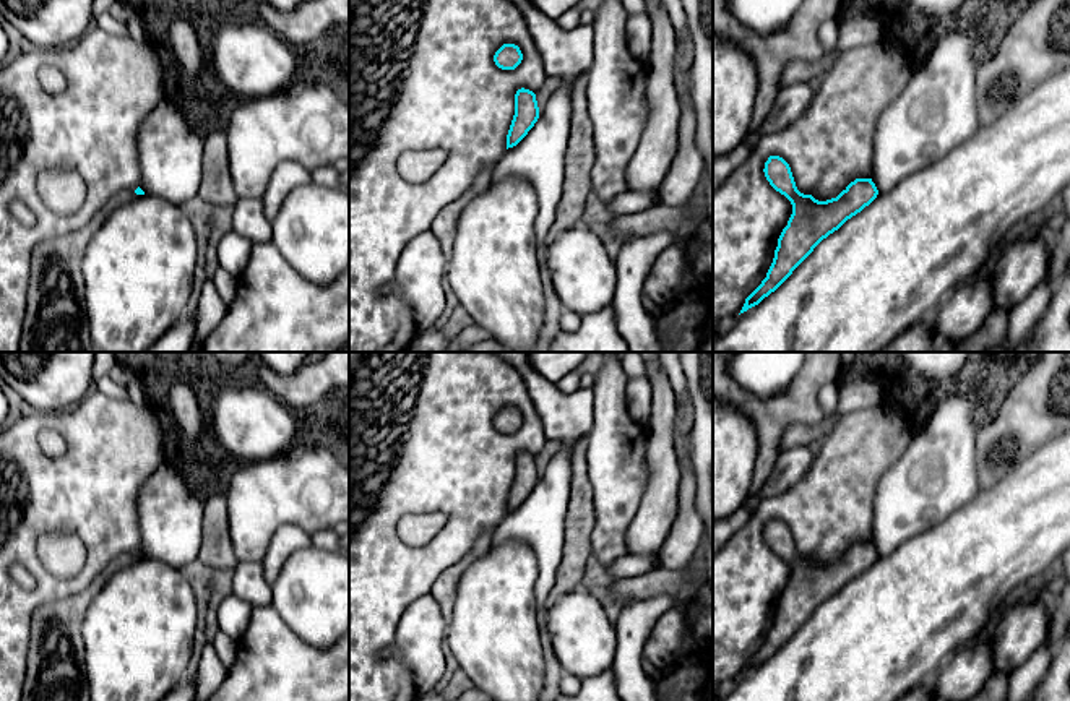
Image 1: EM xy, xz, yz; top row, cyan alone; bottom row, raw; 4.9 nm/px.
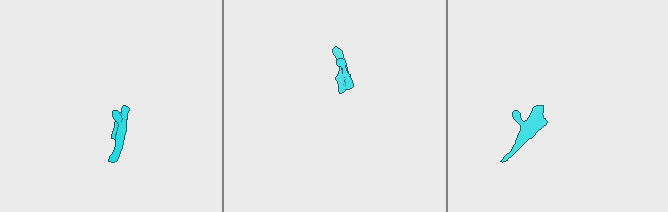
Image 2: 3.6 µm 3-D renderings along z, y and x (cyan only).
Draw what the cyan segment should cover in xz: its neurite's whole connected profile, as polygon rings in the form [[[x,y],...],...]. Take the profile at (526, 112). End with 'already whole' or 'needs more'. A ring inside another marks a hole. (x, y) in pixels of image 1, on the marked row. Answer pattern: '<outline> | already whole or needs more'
[[[518,89],[515,94],[515,115],[507,135],[507,149],[516,146],[539,118],[536,94],[529,89]]] | already whole

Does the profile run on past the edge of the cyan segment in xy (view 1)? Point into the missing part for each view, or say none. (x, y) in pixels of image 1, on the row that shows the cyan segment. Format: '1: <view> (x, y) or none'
1: none

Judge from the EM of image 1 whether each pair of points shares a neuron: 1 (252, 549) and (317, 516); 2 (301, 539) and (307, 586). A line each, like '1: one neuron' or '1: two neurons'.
1: one neuron
2: two neurons

